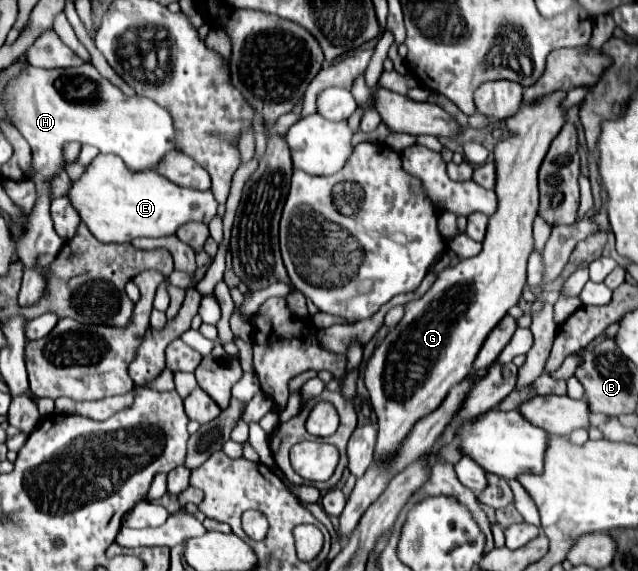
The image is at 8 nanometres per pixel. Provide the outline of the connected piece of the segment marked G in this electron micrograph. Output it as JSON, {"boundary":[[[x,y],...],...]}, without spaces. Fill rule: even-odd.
{"boundary":[[[565,93],[547,95],[505,121],[511,135],[495,147],[495,193],[499,207],[489,219],[483,251],[477,257],[461,259],[455,267],[443,269],[421,299],[409,301],[403,319],[375,347],[367,361],[365,385],[379,427],[375,463],[391,463],[397,457],[413,425],[435,411],[449,389],[469,375],[487,335],[519,303],[527,279],[527,259],[533,251],[531,227],[539,203],[537,171],[551,141],[565,123],[559,109],[563,97]]]}

